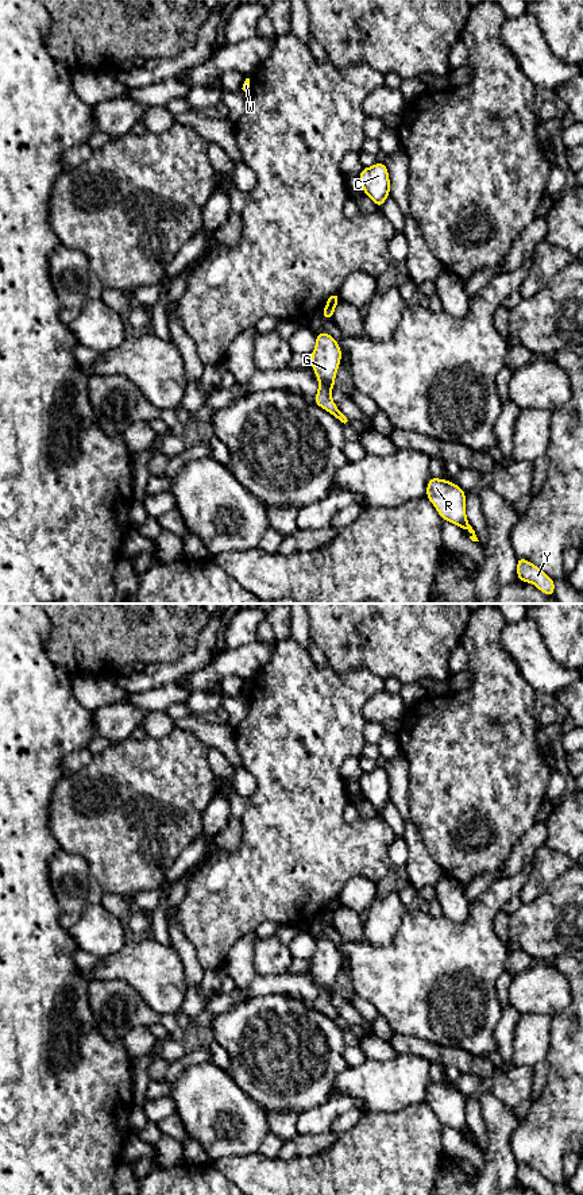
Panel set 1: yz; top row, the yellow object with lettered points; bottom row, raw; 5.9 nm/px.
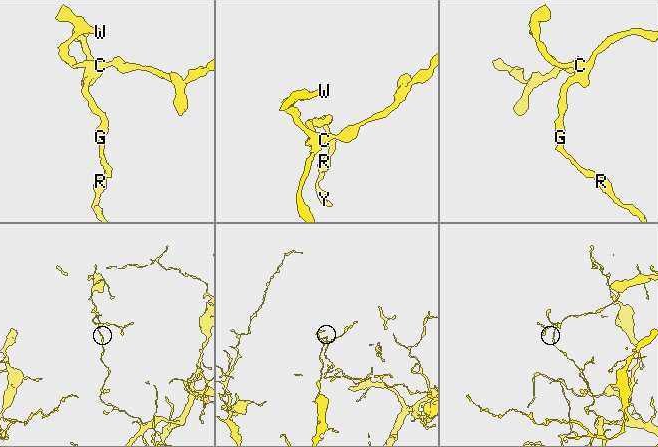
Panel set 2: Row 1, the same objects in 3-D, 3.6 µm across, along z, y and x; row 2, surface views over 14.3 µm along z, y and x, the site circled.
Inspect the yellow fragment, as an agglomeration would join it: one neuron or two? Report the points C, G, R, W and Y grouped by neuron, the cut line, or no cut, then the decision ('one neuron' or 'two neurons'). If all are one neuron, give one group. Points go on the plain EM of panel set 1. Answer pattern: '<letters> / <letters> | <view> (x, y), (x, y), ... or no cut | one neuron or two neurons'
C W / G R Y | yz (325, 910), (334, 913) | two neurons

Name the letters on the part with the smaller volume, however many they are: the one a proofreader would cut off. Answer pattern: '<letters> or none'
C, W

